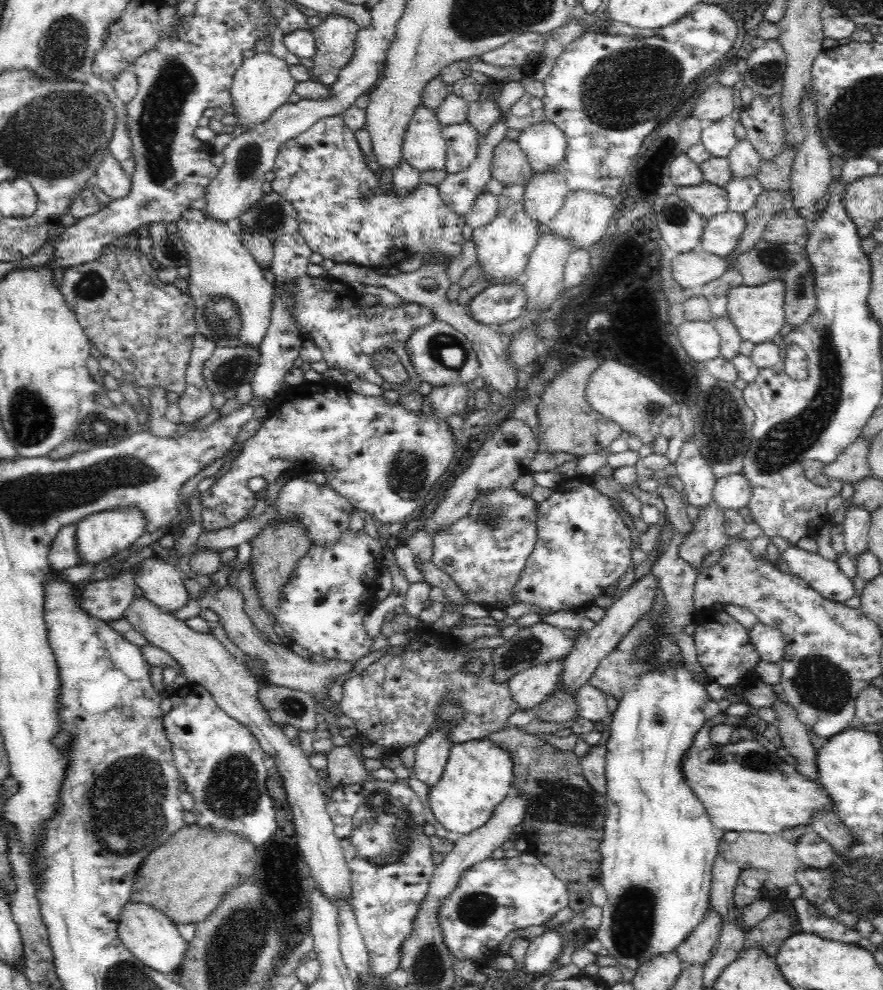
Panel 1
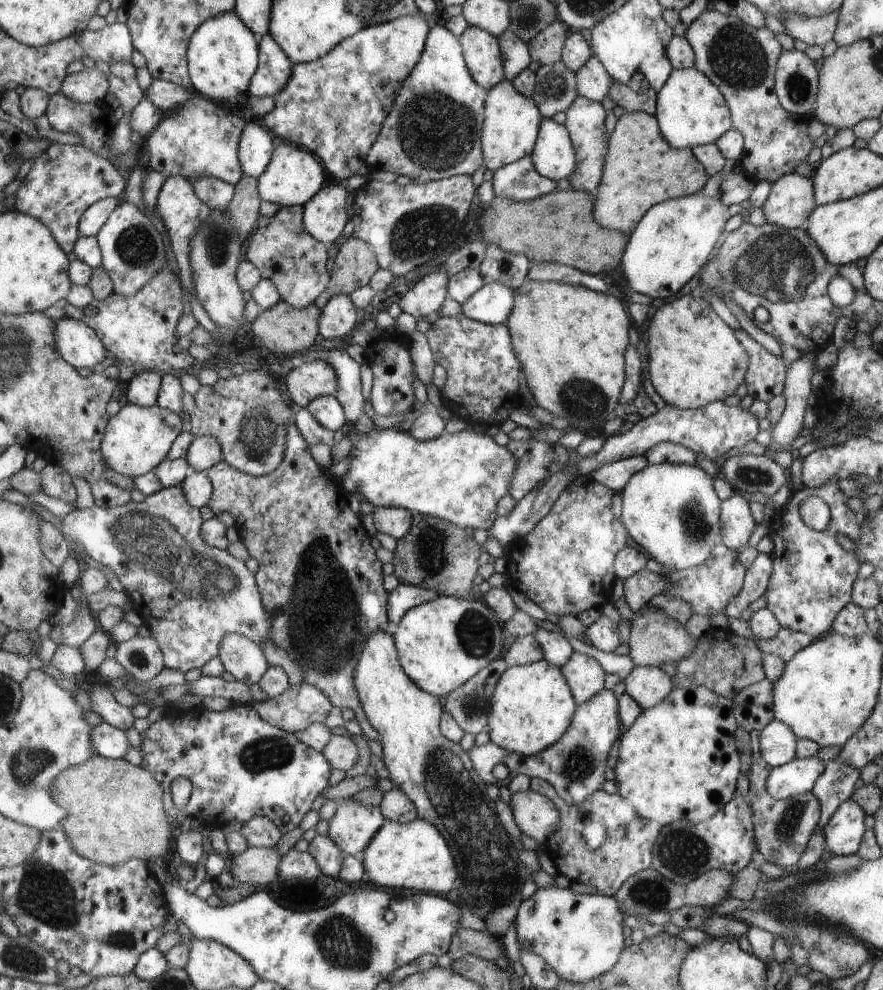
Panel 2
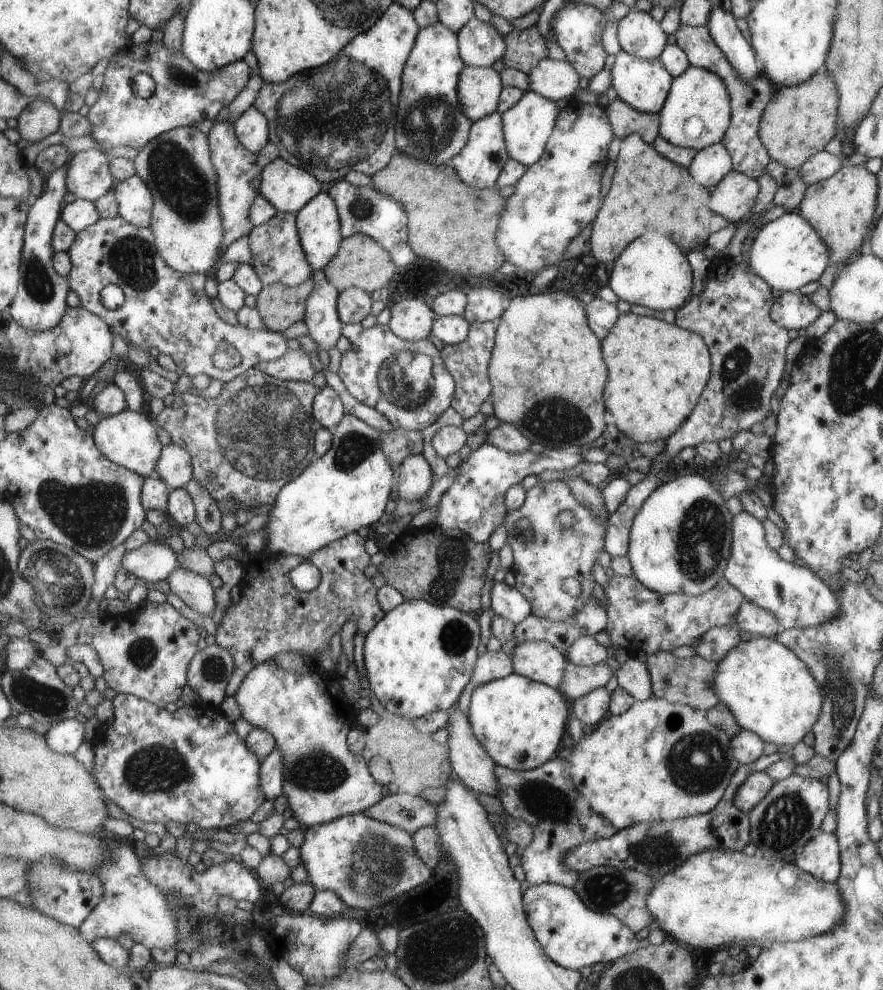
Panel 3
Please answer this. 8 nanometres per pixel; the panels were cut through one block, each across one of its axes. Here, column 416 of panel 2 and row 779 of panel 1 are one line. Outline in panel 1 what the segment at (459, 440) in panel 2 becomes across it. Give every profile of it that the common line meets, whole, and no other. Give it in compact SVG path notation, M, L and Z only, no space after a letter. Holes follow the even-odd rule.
M486 738L452 746L440 780L428 790L430 808L434 814L432 821L441 824L447 831L460 832L463 835L485 826L495 812L496 805L503 802L514 784L513 768L509 754Z

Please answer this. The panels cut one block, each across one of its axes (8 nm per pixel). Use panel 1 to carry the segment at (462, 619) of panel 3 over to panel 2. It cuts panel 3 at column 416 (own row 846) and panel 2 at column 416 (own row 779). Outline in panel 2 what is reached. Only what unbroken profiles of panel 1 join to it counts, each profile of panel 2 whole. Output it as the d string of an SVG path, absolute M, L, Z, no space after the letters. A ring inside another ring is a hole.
M439 596L404 613L393 628L402 668L418 688L443 699L462 686L468 676L488 666L504 650L504 628L498 614L483 600Z

